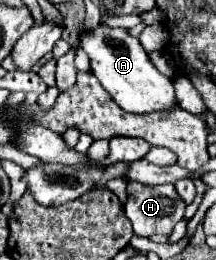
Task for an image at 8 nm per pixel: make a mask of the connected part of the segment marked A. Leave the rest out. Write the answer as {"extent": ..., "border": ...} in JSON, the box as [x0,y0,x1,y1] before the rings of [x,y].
{"extent":[79,27,177,113],"border":[[[99,27],[93,33],[81,31],[79,45],[91,57],[91,71],[107,89],[111,99],[129,113],[153,113],[153,111],[171,111],[177,105],[173,79],[165,77],[151,63],[147,53],[143,51],[139,39],[131,37],[127,29],[109,29]]]}

